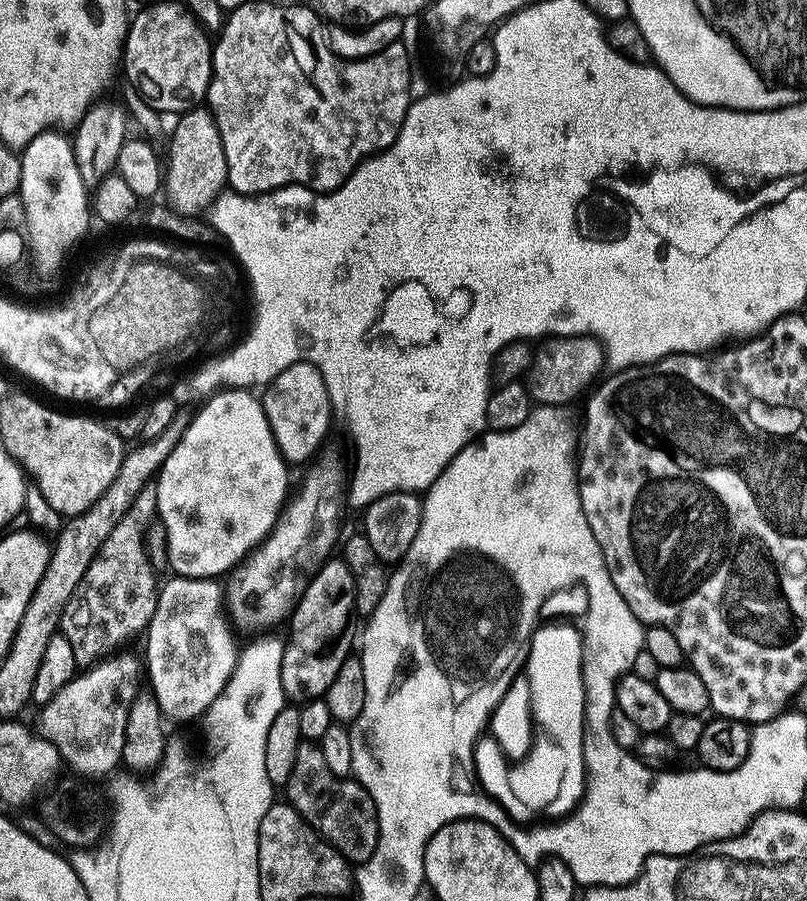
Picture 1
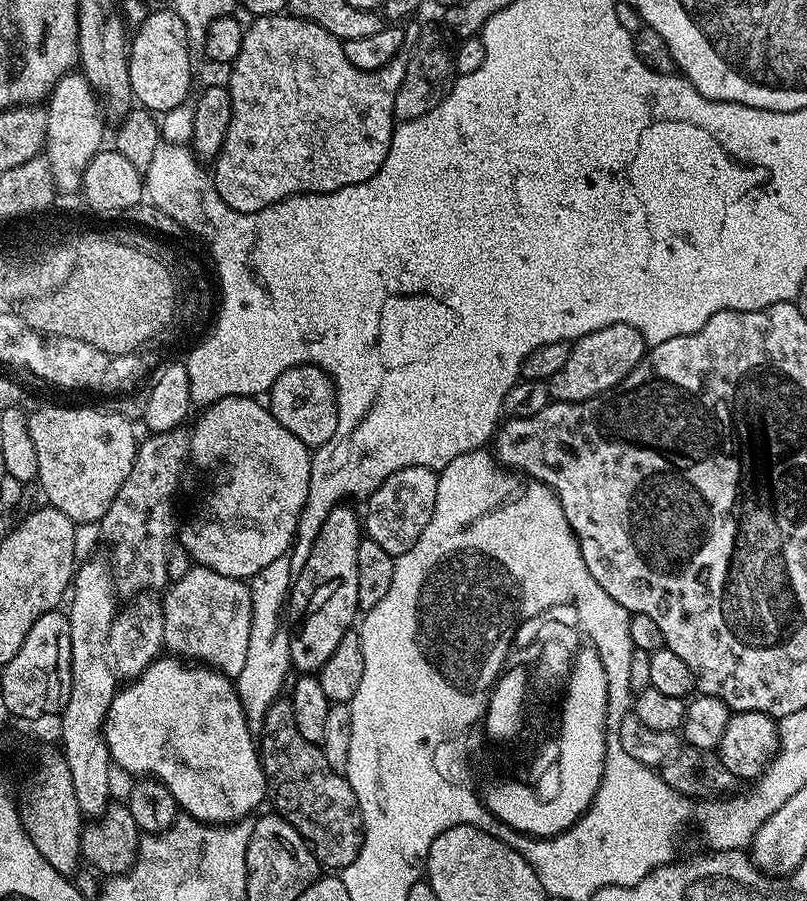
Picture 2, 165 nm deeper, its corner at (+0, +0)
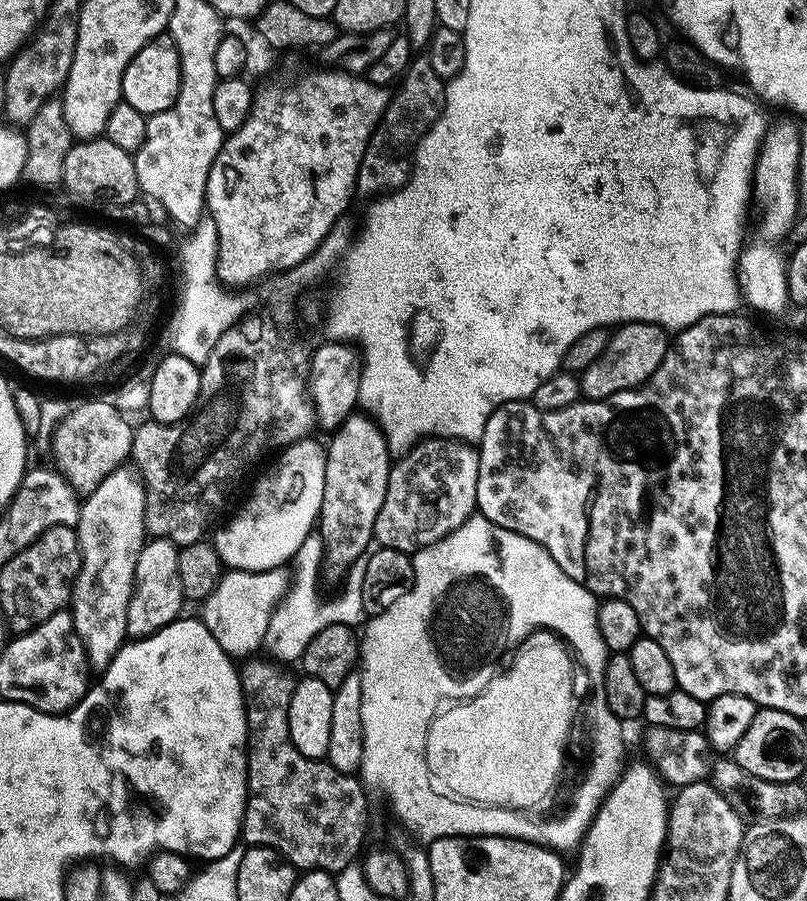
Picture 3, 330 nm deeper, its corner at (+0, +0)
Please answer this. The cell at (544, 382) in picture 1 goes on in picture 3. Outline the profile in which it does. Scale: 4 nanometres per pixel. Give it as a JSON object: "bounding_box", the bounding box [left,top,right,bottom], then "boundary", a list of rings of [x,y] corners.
{"bounding_box":[578,322,669,402],"boundary":[[[633,322],[619,325],[609,335],[604,353],[579,373],[578,387],[581,397],[588,402],[607,402],[614,394],[648,383],[648,379],[658,370],[662,358],[666,358],[669,347],[669,333],[656,324]]]}

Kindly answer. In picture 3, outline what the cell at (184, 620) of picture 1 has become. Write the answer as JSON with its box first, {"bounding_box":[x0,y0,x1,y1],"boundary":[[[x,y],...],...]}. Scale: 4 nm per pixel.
{"bounding_box":[198,570,289,658],"boundary":[[[228,570],[220,576],[215,588],[202,601],[204,609],[198,612],[199,619],[204,621],[206,630],[214,634],[218,646],[224,653],[233,658],[251,657],[261,651],[271,614],[289,583],[282,570],[270,572],[238,572]]]}

